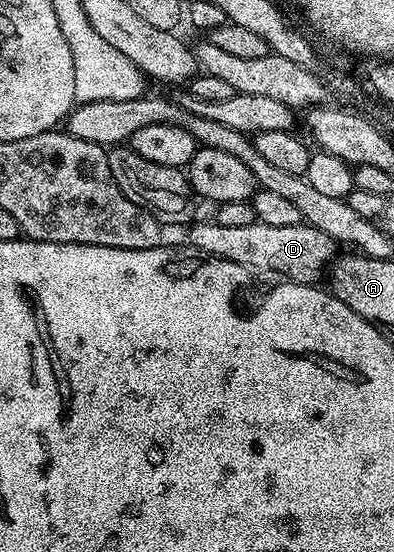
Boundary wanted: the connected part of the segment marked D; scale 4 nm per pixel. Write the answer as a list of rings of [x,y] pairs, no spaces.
[[[215,220],[191,224],[189,229],[191,250],[212,257],[223,257],[254,271],[275,269],[279,278],[296,281],[300,285],[315,284],[319,280],[317,277],[327,272],[336,256],[333,238],[305,223],[292,227],[268,227],[261,223],[248,227],[224,227]]]

